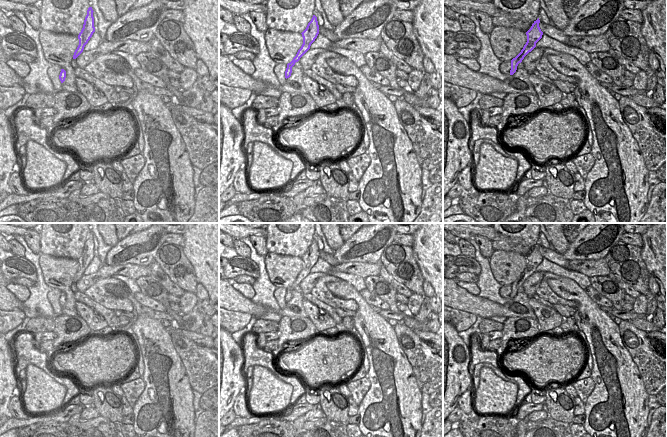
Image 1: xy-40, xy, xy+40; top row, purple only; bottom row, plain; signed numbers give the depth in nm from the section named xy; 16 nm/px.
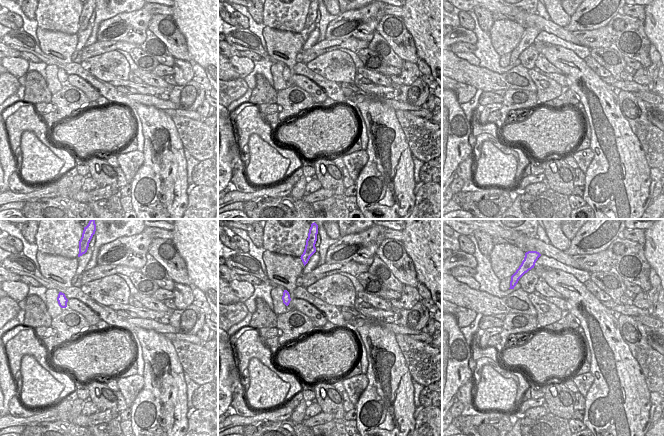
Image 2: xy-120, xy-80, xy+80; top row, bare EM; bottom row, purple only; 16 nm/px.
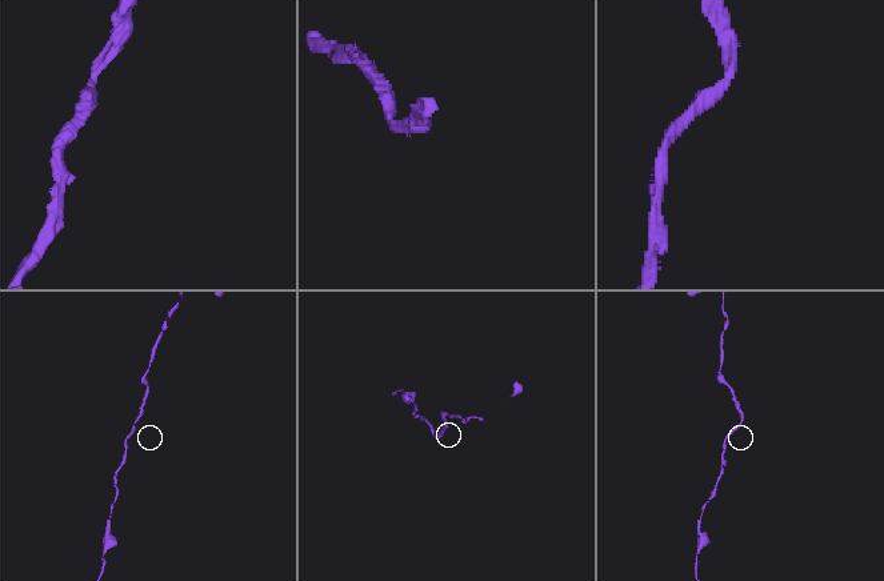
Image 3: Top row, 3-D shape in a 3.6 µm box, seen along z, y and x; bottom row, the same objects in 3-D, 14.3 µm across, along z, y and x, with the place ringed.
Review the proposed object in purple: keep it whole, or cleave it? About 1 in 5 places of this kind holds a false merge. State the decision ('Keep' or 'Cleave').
Keep.

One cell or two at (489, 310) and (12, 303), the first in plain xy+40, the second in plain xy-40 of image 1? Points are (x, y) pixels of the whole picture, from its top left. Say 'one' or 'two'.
one

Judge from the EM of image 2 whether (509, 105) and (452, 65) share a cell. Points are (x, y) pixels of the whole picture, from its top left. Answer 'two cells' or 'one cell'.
two cells

